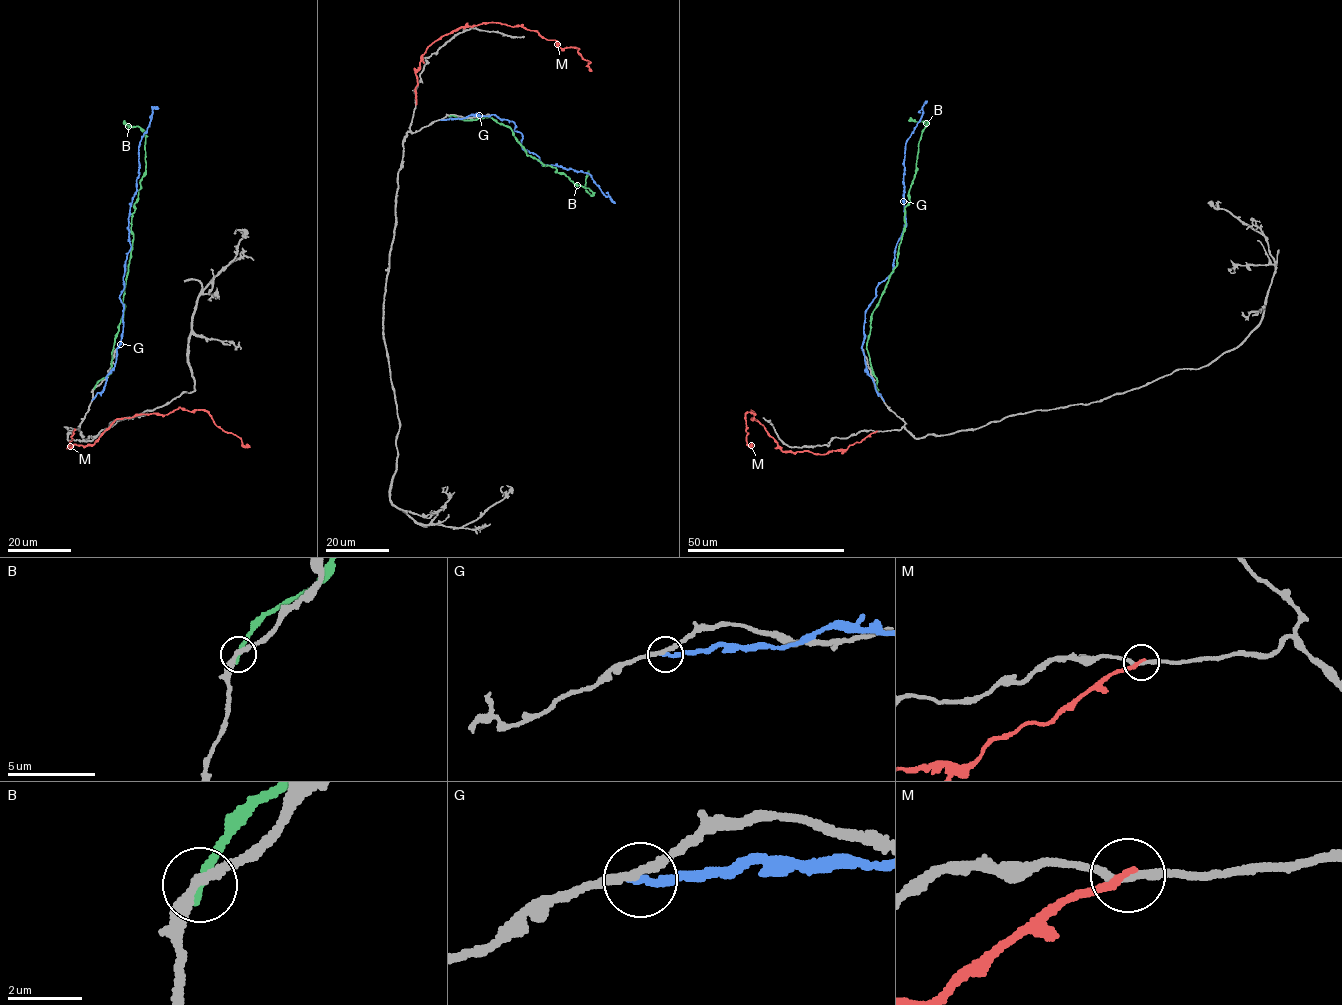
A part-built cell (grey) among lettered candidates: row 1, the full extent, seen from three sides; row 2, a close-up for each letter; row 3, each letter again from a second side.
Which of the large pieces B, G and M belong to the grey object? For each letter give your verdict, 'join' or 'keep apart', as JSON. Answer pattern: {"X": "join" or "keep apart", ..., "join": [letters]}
{"B": "keep apart", "G": "keep apart", "M": "keep apart", "join": []}

